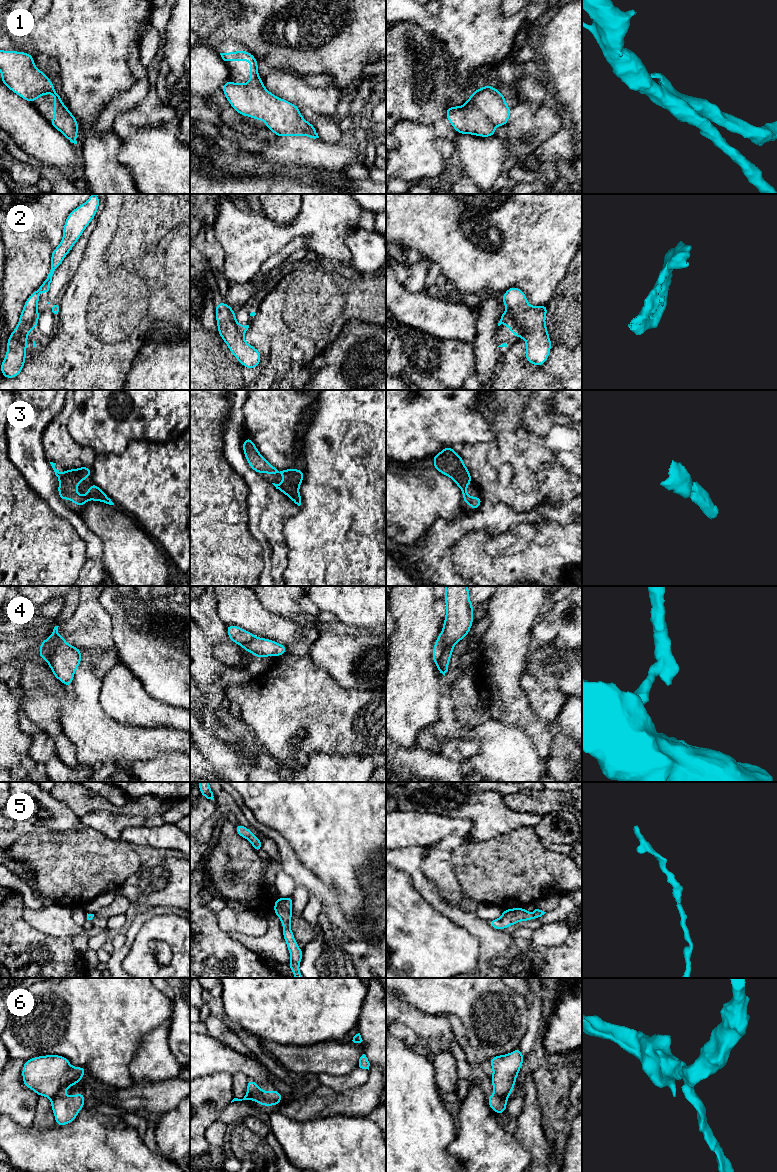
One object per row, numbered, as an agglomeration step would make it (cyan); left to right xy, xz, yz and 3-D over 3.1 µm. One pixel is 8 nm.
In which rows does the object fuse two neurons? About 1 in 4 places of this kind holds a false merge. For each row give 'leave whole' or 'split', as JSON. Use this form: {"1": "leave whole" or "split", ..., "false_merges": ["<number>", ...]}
{"1": "split", "2": "leave whole", "3": "leave whole", "4": "split", "5": "leave whole", "6": "split", "false_merges": ["1", "4", "6"]}

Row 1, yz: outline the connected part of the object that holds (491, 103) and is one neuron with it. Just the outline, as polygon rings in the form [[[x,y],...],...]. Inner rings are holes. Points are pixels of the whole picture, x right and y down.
[[[490,85],[476,89],[467,102],[472,102],[495,126],[506,126],[509,121],[511,108],[506,104],[504,94]]]

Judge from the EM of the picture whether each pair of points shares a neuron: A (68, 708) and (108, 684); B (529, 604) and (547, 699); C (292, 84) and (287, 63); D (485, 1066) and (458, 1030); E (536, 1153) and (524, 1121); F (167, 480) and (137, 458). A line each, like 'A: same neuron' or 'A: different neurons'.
A: different neurons
B: different neurons
C: different neurons
D: same neuron
E: same neuron
F: same neuron

